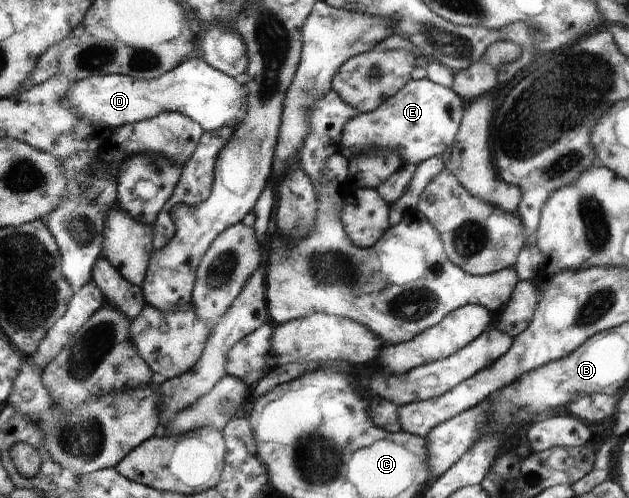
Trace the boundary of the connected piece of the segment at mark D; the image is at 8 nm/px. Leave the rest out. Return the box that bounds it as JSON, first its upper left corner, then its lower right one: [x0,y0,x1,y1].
[70,55,248,131]

